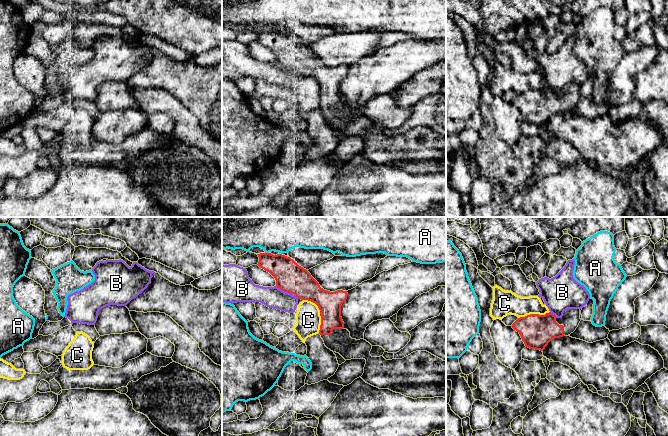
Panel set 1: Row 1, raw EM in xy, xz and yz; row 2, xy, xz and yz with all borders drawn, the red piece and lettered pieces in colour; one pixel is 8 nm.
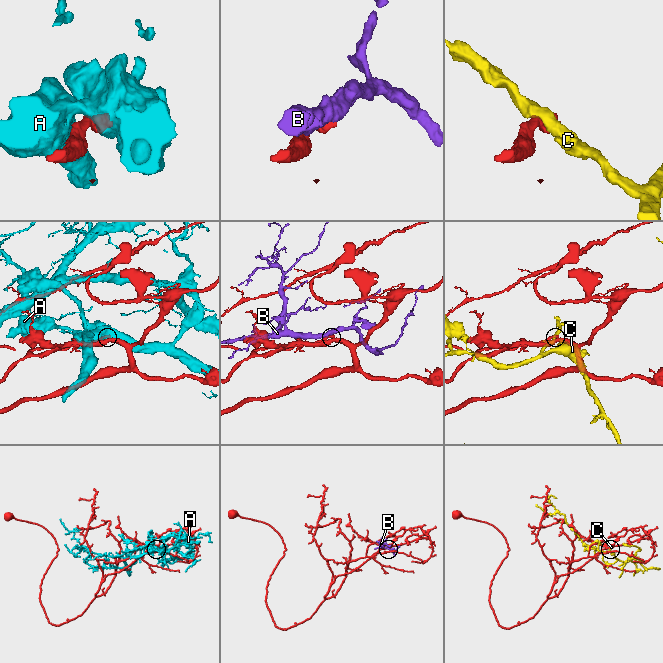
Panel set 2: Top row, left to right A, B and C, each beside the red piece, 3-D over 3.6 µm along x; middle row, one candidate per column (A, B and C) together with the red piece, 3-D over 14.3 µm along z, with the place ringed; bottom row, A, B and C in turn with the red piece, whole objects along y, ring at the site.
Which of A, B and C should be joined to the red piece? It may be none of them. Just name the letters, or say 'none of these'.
none of these

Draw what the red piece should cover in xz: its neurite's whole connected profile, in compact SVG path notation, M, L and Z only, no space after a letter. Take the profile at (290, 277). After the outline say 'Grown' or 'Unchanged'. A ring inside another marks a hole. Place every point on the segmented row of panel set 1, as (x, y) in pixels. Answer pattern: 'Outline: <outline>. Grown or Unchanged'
Outline: M271 253L257 255L257 265L275 278L278 288L318 306L321 316L319 334L328 349L339 353L345 360L366 360L361 376L366 383L413 399L446 398L446 361L427 351L416 351L402 359L372 357L372 345L364 339L352 339L344 328L341 305L347 299L347 291L324 290L290 257Z. Grown

